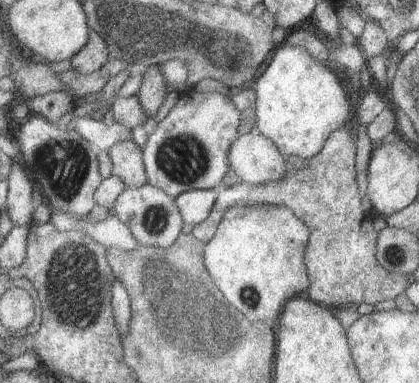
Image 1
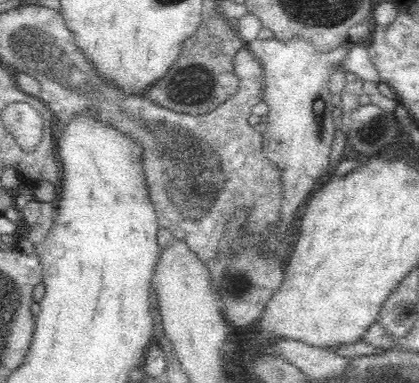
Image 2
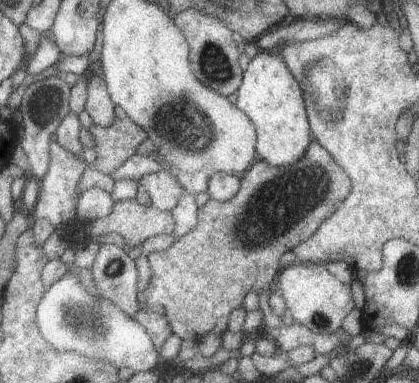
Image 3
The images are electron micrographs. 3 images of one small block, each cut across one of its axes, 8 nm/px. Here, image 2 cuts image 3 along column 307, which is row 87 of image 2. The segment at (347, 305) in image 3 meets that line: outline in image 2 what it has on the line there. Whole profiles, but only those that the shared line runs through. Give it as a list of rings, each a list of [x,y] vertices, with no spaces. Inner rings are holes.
[[[262,38],[246,44],[250,54],[262,64],[264,70],[264,92],[262,100],[268,104],[268,120],[266,132],[262,134],[262,152],[274,164],[280,164],[286,172],[282,178],[284,190],[284,208],[282,220],[274,226],[278,238],[282,238],[290,224],[300,218],[298,208],[304,208],[310,196],[326,182],[326,174],[334,170],[334,164],[328,164],[330,146],[334,142],[336,120],[332,112],[336,110],[332,104],[332,90],[328,86],[330,74],[342,66],[344,56],[350,50],[350,42],[338,46],[336,50],[320,52],[312,42],[304,38],[292,40],[278,40],[278,38]],[[322,96],[326,106],[322,112],[314,112],[314,100]]]

